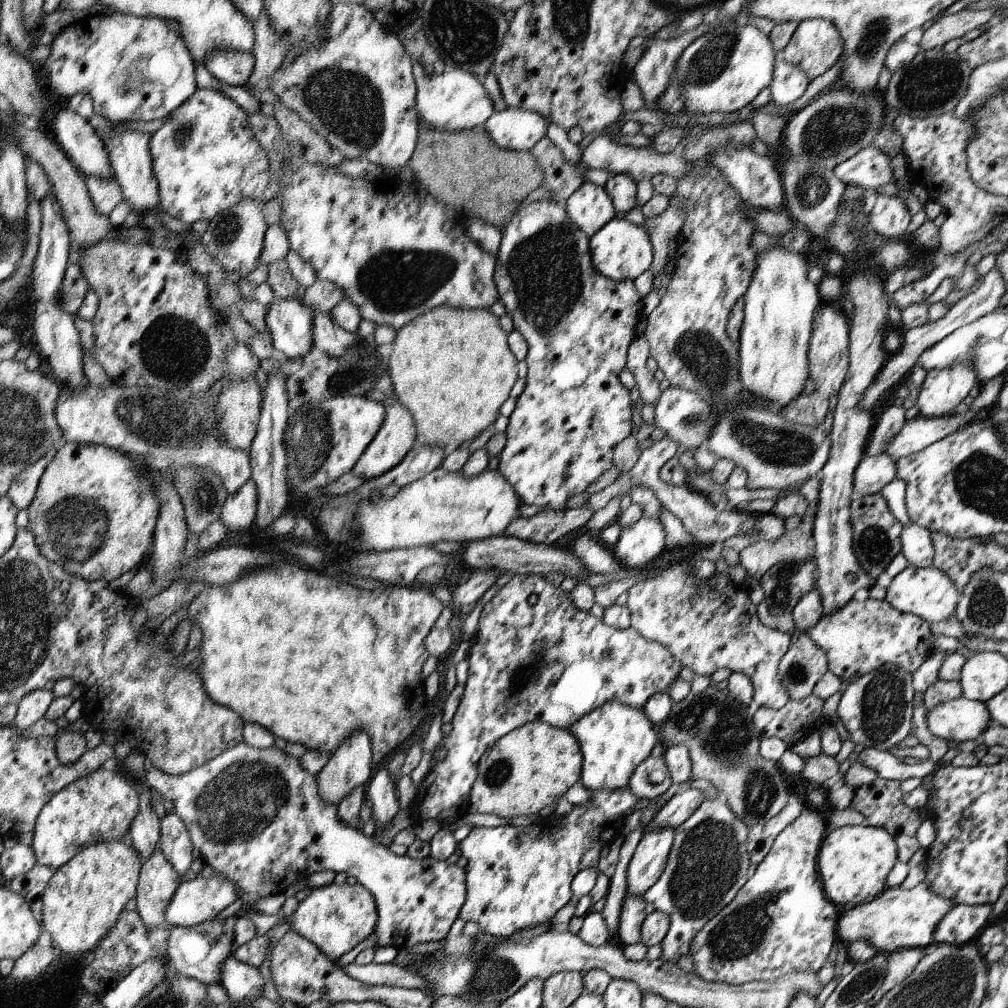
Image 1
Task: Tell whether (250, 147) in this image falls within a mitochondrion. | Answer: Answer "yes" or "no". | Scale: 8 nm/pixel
no

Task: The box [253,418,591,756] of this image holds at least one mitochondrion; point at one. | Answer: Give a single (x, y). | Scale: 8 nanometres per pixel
(515, 686)

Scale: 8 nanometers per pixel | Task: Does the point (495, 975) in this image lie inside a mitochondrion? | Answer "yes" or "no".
yes

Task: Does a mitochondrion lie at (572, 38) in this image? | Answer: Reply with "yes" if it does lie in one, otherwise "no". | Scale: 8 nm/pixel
no

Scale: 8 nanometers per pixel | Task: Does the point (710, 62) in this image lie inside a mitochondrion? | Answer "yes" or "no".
yes

